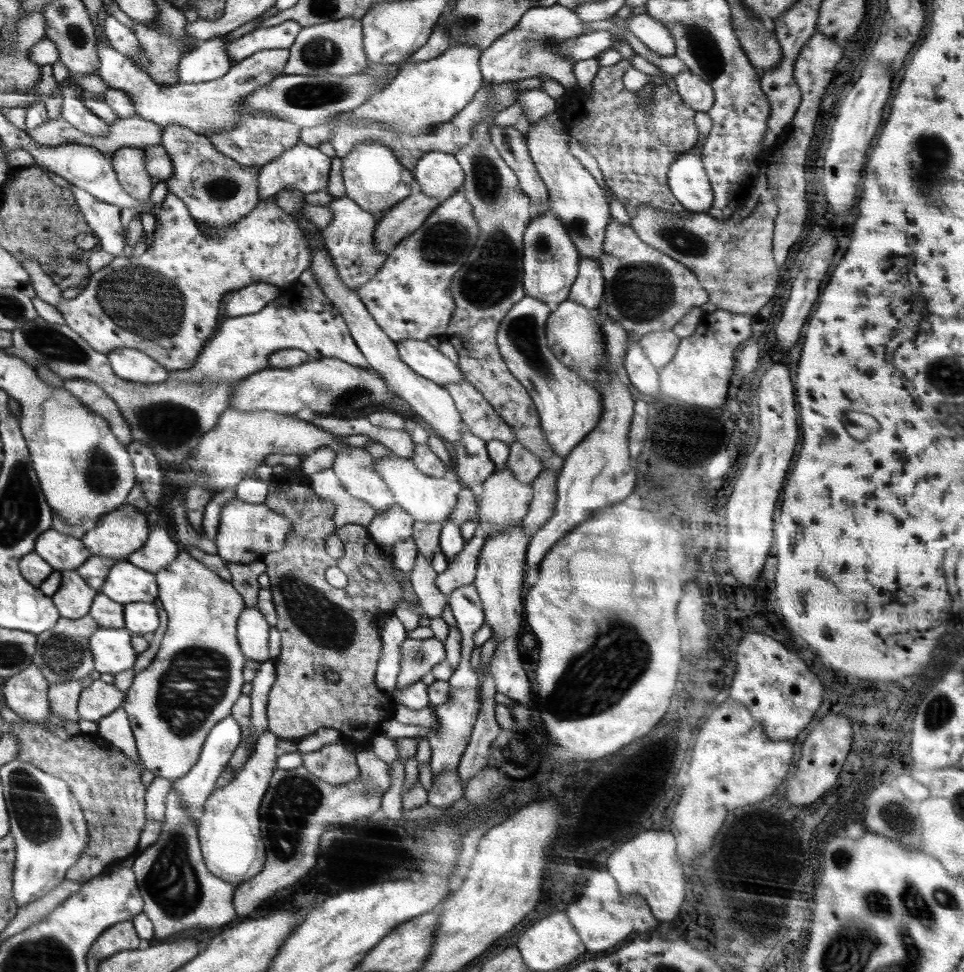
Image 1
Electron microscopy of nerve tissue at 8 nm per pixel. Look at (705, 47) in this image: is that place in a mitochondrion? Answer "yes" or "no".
yes

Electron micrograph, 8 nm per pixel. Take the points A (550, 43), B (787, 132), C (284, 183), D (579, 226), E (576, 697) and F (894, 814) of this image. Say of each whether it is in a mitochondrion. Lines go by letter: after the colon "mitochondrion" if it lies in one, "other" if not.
A: other
B: other
C: other
D: mitochondrion
E: mitochondrion
F: mitochondrion

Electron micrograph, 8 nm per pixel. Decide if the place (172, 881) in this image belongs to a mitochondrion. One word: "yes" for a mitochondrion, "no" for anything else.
yes

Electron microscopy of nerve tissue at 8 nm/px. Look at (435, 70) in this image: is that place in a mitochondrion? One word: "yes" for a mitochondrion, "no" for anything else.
no

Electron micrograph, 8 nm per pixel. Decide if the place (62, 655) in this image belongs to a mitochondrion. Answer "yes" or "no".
yes

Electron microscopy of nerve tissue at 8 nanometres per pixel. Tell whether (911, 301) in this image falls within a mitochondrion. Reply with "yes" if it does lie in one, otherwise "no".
no

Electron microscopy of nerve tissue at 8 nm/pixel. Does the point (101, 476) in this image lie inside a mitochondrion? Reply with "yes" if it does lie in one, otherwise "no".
yes

